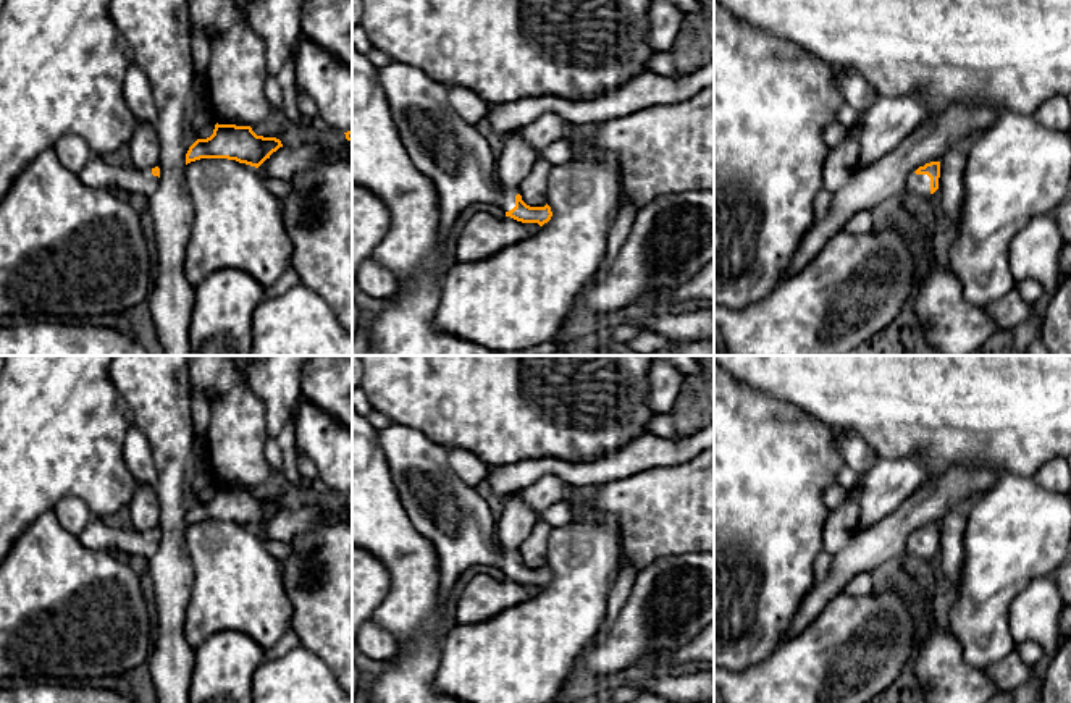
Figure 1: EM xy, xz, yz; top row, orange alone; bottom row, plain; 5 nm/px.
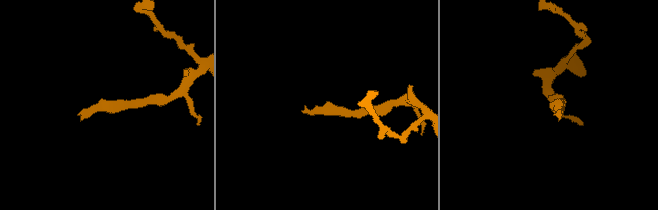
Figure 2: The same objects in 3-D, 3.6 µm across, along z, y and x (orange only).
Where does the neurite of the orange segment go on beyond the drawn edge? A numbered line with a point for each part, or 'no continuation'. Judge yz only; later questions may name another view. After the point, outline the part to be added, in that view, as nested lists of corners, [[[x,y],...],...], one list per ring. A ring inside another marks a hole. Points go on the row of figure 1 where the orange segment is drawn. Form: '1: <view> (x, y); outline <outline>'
1: yz (921, 183); outline [[[913,173],[908,178],[908,187],[916,191],[916,192],[921,192],[924,196],[932,196],[930,194],[930,178],[927,175],[916,175],[916,173]]]

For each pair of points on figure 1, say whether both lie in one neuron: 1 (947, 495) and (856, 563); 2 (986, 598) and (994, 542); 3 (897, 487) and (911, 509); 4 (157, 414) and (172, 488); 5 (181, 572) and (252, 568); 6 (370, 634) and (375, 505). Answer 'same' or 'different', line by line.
1: same
2: same
3: different
4: same
5: different
6: different

